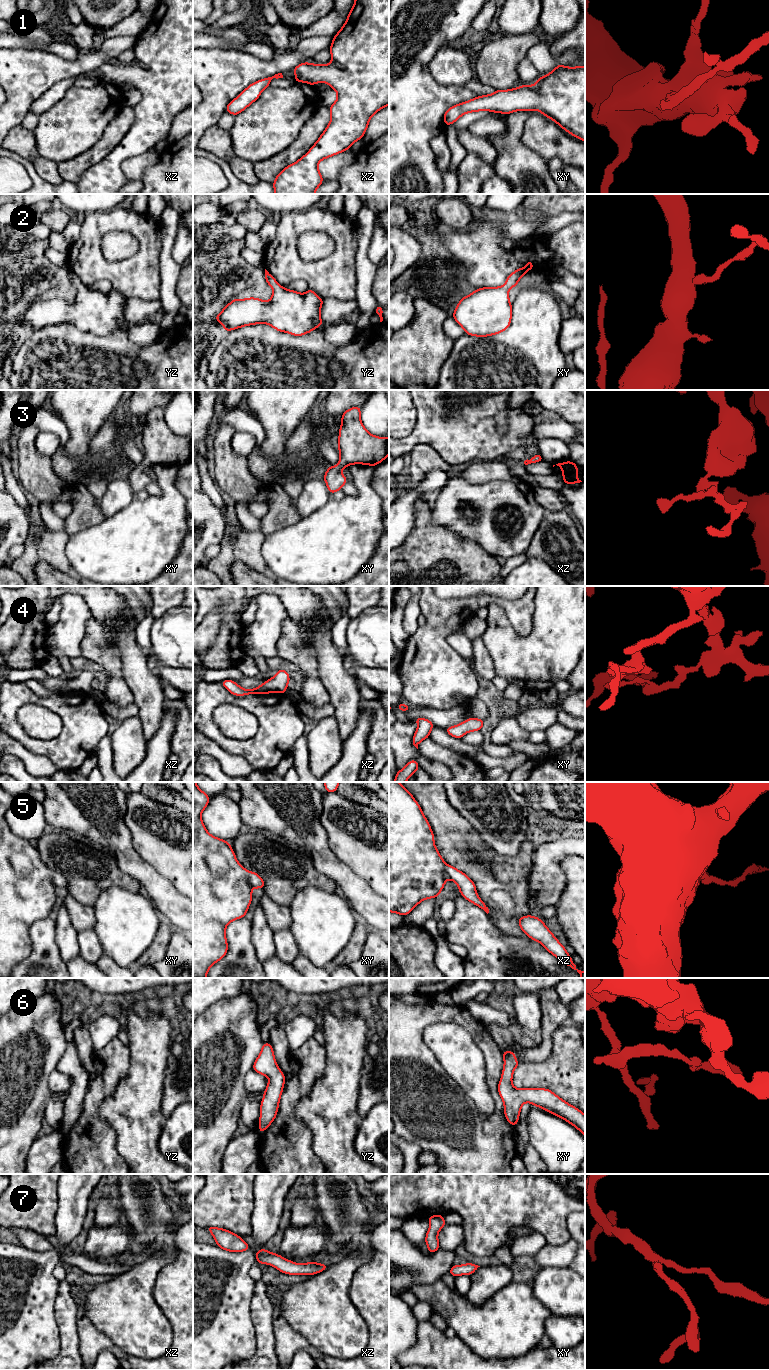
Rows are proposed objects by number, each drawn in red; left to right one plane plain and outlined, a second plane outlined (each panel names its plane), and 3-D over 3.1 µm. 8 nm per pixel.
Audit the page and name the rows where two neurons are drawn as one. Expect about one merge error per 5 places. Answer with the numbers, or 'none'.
none

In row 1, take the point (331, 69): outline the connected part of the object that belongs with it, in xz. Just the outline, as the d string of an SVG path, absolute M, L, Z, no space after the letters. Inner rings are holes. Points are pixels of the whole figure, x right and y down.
M355 0L343 27L334 36L329 48L332 62L330 64L301 63L291 69L295 72L294 80L315 85L327 83L337 92L337 100L329 107L331 120L316 143L306 155L298 161L285 167L272 183L274 194L315 194L317 188L324 182L319 172L321 160L347 151L350 146L363 138L371 117L379 110L389 105L389 0Z

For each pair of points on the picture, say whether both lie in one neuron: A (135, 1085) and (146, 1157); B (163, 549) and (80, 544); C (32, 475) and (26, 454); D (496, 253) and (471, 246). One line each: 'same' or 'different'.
A: same
B: same
C: same
D: same

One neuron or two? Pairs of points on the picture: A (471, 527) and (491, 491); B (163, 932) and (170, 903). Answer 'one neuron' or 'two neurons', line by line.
A: one neuron
B: two neurons

